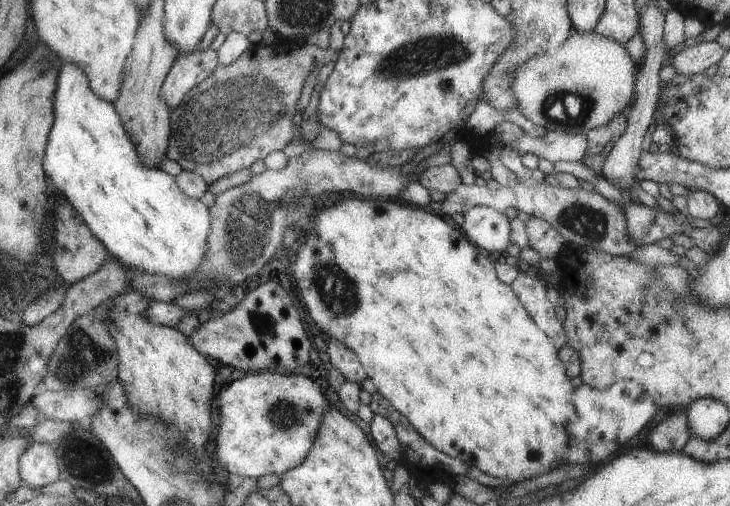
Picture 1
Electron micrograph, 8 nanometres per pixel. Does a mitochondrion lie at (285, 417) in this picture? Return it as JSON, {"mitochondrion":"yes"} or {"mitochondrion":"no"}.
{"mitochondrion":"yes"}

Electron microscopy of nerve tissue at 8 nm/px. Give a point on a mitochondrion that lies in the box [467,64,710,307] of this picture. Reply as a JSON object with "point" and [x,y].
{"point":[562,109]}

